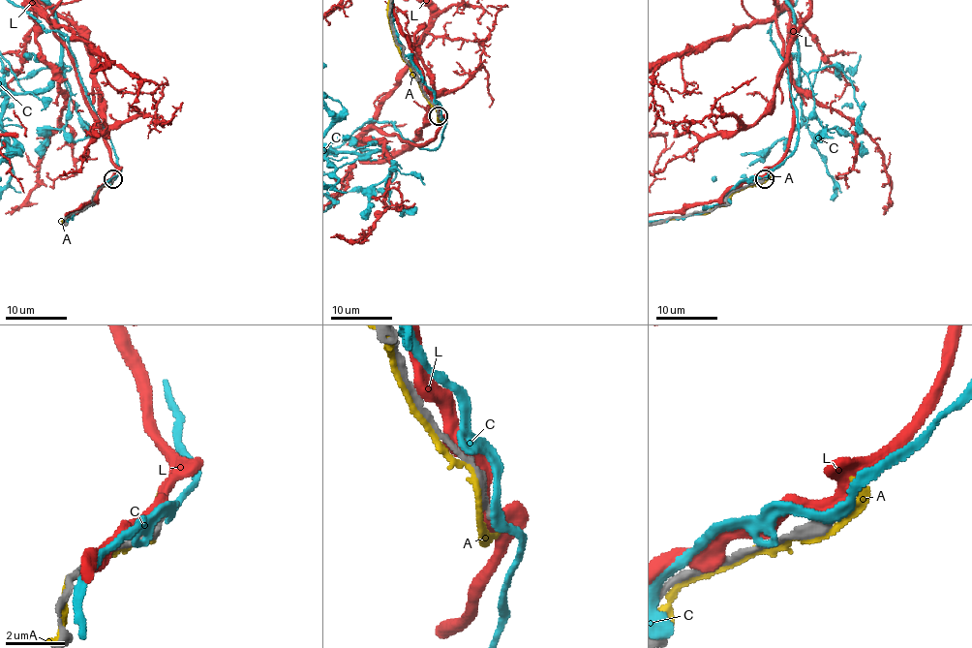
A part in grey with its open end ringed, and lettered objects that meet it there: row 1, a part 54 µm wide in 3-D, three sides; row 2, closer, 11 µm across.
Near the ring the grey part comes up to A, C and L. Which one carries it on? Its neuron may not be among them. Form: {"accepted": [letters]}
{"accepted": []}

